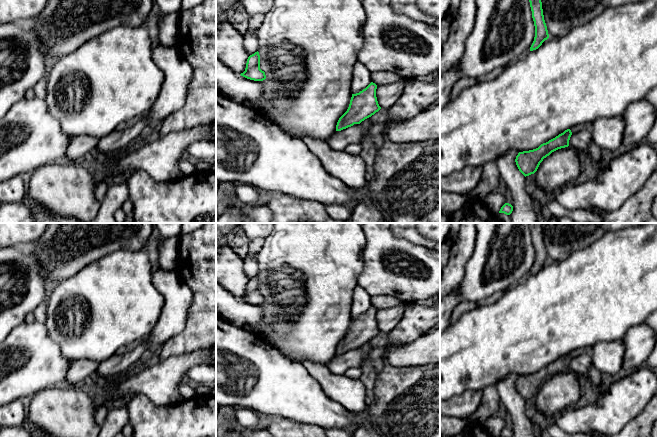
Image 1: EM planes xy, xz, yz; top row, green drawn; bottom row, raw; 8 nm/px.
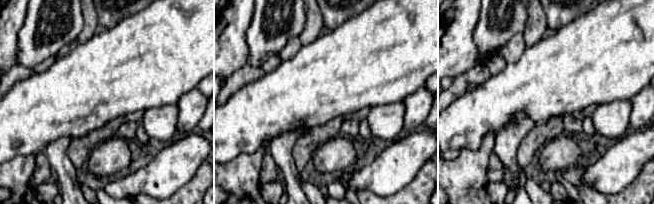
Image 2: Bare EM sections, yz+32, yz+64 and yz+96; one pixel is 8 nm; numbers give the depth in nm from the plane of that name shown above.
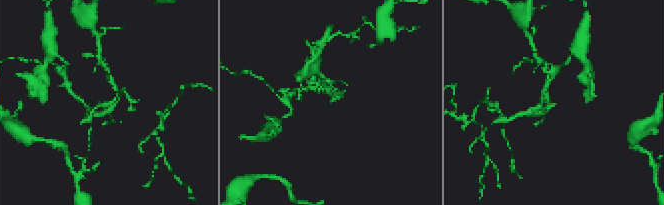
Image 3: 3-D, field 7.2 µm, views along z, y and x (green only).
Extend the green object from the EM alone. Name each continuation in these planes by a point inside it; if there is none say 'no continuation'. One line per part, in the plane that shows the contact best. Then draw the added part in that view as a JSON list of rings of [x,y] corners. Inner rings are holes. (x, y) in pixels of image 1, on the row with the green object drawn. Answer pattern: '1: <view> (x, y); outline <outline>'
1: yz (587, 126); outline [[[585,123],[585,124],[582,124],[582,125],[572,127],[572,128],[570,128],[570,130],[571,130],[572,134],[581,130],[581,129],[591,130],[591,125],[592,125],[592,123]]]

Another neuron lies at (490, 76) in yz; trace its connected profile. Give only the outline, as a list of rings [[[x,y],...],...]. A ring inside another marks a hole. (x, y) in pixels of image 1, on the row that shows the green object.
[[[496,68],[492,70],[491,72],[488,72],[487,74],[480,76],[477,78],[478,82],[487,82],[487,81],[492,81],[496,77],[498,77],[502,73],[503,69],[502,68]]]

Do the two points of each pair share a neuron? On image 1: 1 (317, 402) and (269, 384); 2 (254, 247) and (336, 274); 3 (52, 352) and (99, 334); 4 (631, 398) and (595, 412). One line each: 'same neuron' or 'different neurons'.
1: same neuron
2: different neurons
3: different neurons
4: same neuron

